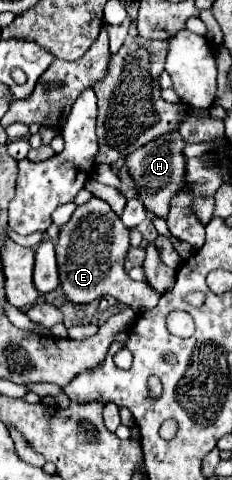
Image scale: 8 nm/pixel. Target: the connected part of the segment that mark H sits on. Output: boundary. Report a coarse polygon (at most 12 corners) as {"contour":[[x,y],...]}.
{"contour":[[167,132],[127,156],[145,208],[167,218],[185,174],[183,138]]}

